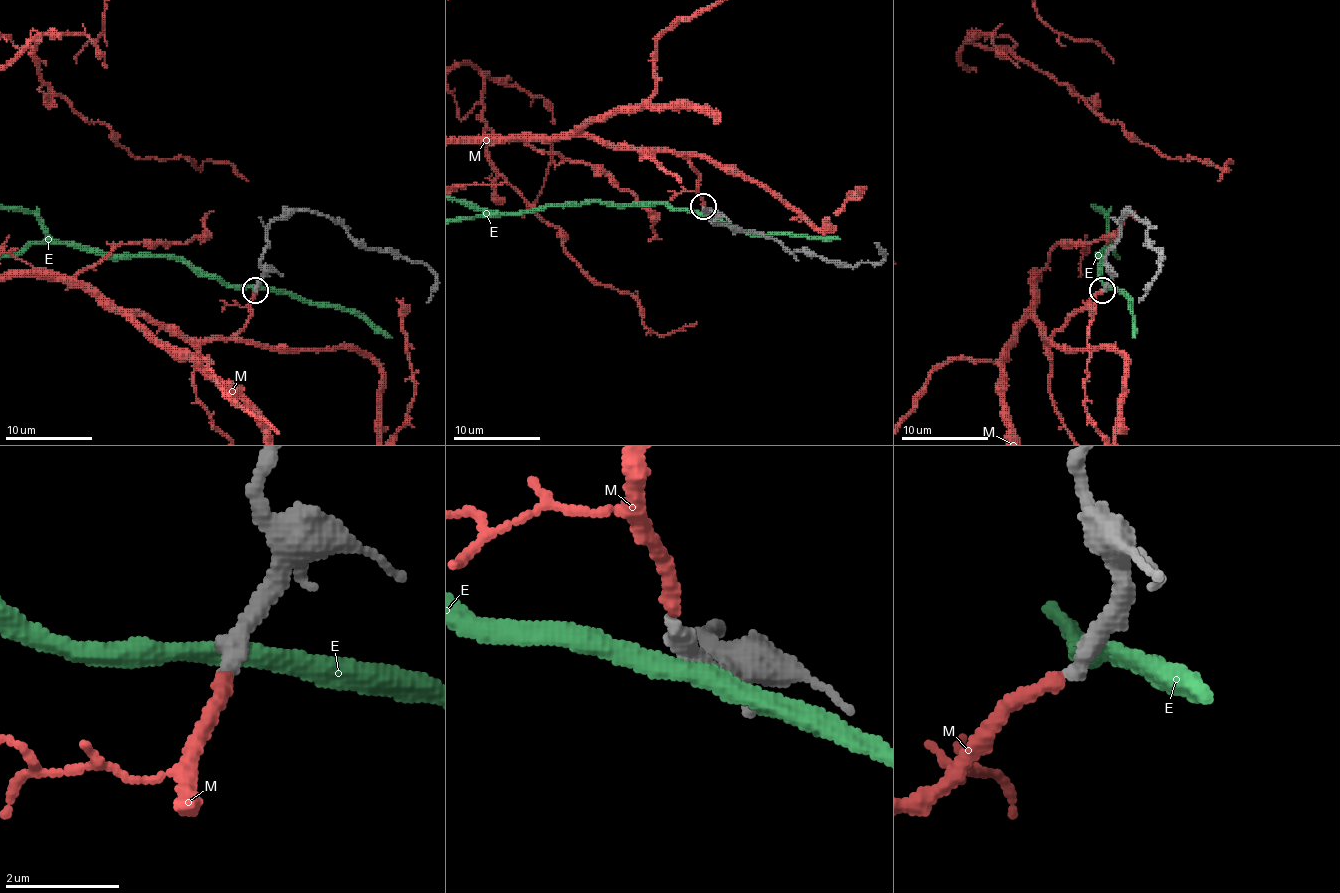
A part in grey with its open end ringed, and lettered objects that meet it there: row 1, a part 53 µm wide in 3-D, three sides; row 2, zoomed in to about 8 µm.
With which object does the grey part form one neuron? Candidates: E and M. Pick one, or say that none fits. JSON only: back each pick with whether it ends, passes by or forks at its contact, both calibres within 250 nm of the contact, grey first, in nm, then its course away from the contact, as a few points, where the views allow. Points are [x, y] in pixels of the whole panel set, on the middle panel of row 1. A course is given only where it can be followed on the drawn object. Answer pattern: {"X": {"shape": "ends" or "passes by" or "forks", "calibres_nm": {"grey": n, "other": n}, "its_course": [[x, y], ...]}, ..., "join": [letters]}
{"M": {"shape": "ends", "calibres_nm": {"grey": 360, "other": 260}}, "join": ["M"]}

